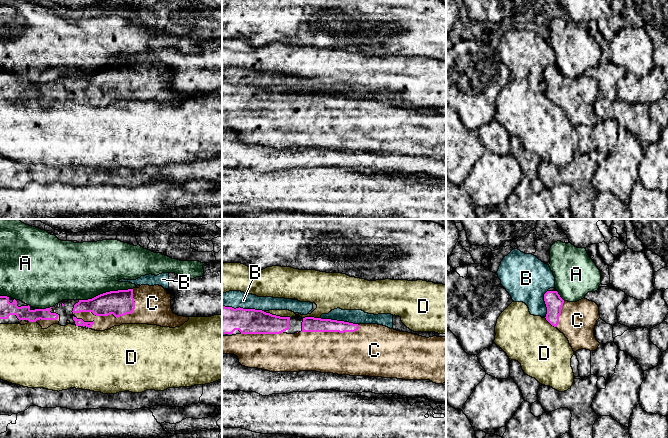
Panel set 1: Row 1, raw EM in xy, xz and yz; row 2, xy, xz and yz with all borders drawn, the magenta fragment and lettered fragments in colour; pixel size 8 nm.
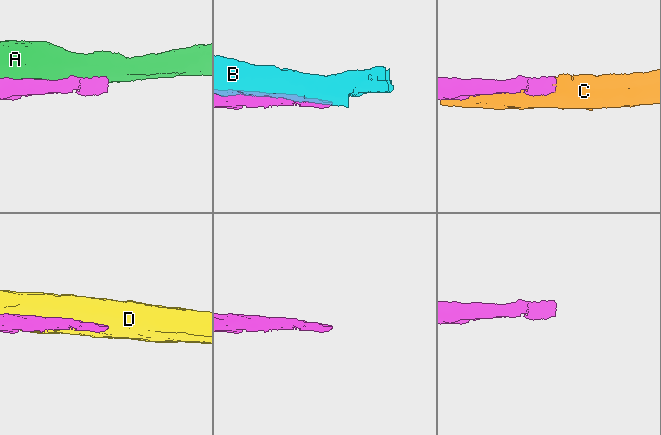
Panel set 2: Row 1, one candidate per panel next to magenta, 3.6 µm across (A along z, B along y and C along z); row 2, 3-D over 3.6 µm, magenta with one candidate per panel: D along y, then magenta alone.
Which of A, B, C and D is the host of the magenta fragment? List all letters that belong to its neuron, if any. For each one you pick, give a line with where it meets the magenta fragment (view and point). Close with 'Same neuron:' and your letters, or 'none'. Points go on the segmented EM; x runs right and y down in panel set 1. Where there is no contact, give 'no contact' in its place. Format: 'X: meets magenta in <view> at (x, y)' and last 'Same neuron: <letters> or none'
C: meets magenta in xy at (113, 314)
Same neuron: C

